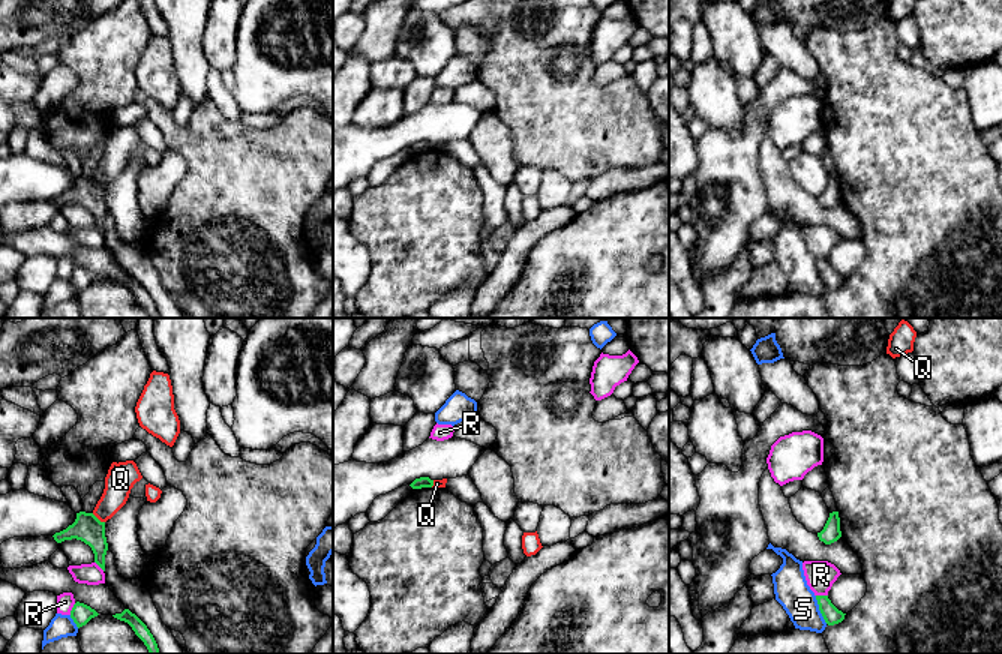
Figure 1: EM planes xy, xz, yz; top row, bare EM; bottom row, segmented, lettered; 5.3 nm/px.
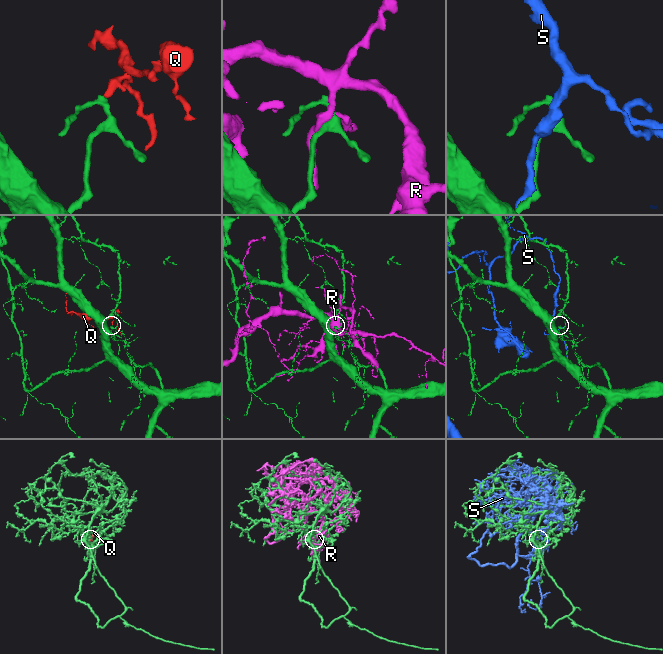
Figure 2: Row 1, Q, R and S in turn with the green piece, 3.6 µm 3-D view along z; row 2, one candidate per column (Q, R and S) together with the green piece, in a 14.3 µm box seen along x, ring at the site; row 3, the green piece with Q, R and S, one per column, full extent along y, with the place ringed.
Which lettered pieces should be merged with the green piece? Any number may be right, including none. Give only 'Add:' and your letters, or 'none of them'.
Add: none of them

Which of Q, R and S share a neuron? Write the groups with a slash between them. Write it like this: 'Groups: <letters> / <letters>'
Groups: Q / R / S

